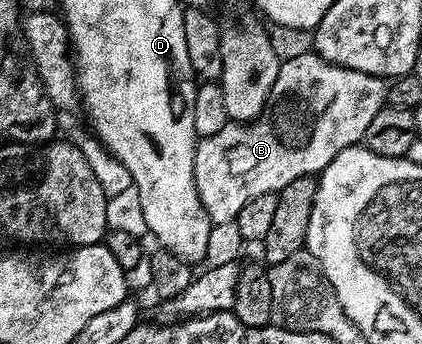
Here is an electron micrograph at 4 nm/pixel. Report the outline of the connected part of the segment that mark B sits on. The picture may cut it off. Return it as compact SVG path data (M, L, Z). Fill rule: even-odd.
M315 52L308 53L297 54L294 58L286 57L282 61L279 76L275 76L275 84L271 88L271 96L267 96L263 112L253 122L242 124L230 120L220 132L215 132L215 136L198 141L193 175L201 206L210 223L234 221L243 204L255 200L255 196L276 194L287 188L291 180L320 175L327 164L331 164L331 160L343 152L343 148L356 146L364 139L367 124L371 124L375 112L387 105L386 79L336 66Z

